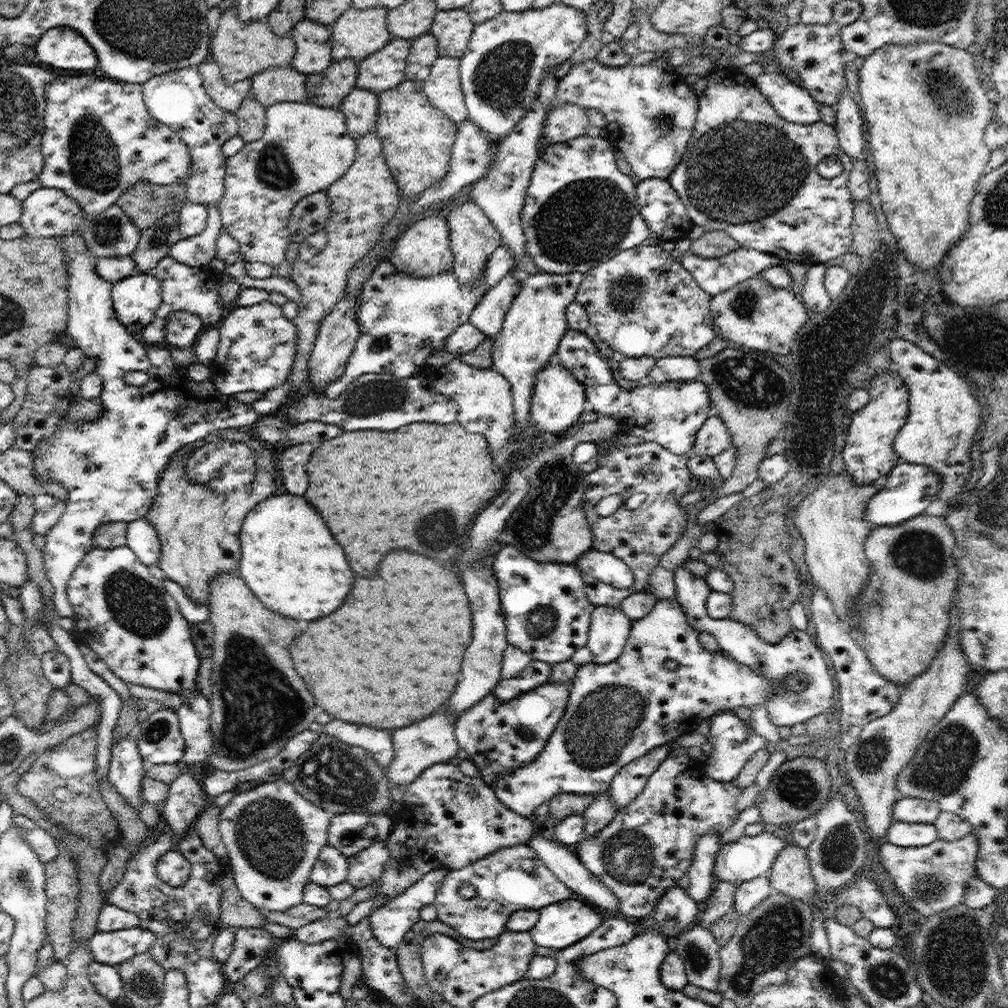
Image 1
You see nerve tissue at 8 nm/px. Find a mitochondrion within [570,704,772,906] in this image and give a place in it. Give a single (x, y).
(627, 855)

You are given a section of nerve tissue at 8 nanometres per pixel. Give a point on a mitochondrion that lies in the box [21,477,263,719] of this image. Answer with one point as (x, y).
(135, 603)

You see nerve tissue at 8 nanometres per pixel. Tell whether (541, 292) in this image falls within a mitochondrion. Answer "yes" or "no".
no

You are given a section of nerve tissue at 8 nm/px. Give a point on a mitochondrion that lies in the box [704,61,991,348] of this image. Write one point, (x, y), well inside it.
(935, 81)

